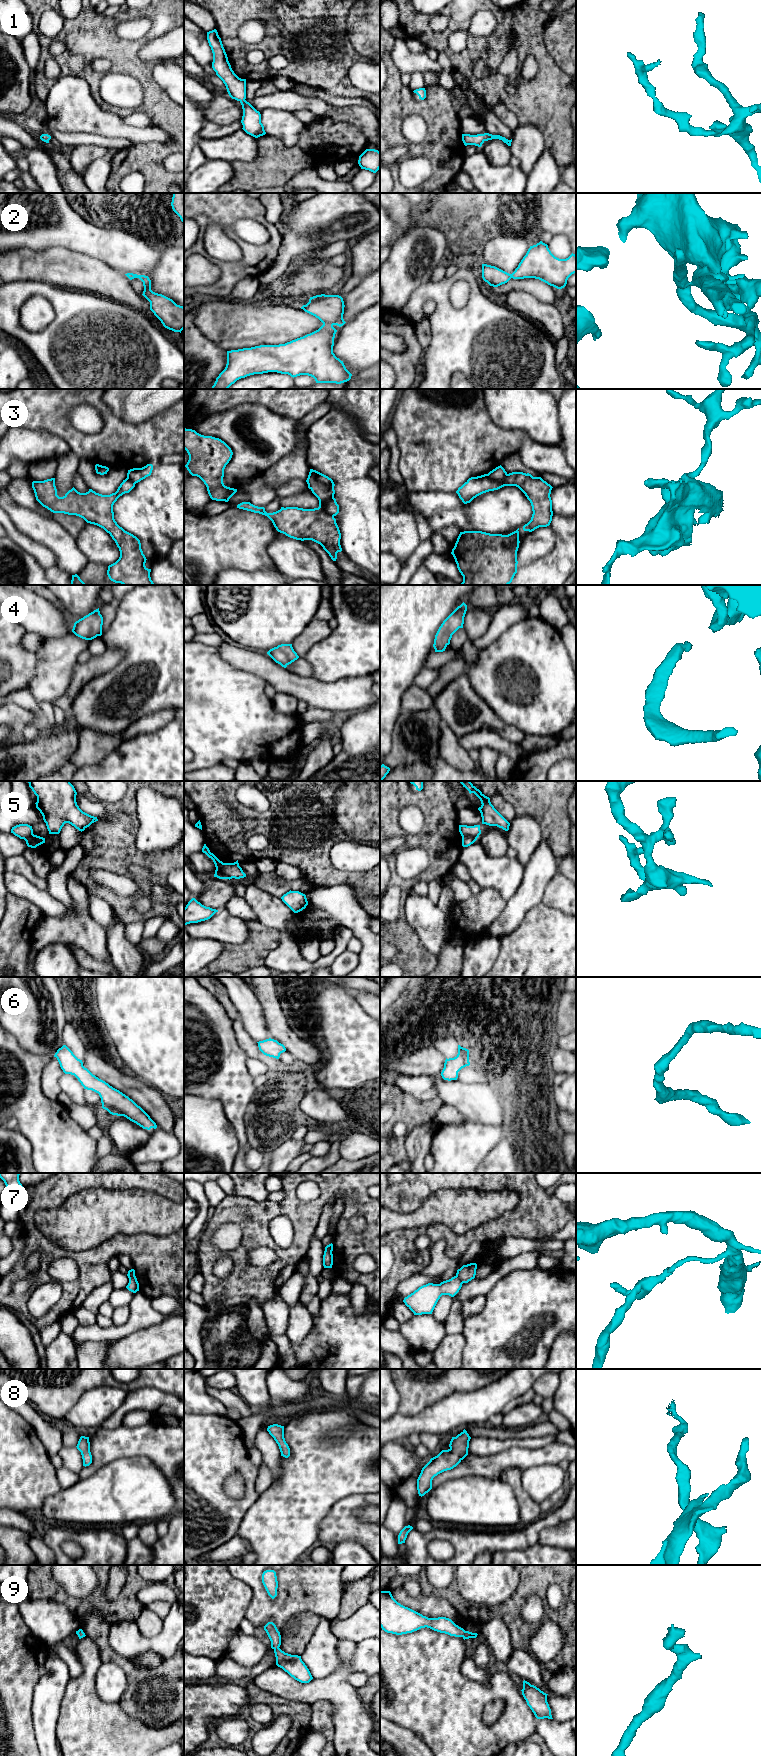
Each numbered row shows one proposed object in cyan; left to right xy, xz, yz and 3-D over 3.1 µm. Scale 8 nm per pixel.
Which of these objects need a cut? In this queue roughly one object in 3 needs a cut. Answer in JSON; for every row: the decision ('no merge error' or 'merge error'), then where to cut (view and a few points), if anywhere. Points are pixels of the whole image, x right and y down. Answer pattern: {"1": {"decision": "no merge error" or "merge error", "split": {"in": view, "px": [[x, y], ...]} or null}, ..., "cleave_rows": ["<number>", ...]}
{"1": {"decision": "no merge error", "split": null}, "2": {"decision": "merge error", "split": {"in": "xz", "px": [[323, 322], [328, 322], [332, 325]]}}, "3": {"decision": "merge error", "split": {"in": "xz", "px": [[333, 496], [326, 505], [326, 511], [332, 516]]}}, "4": {"decision": "no merge error", "split": null}, "5": {"decision": "merge error", "split": {"in": "xz", "px": [[223, 863], [222, 872], [227, 878]]}}, "6": {"decision": "no merge error", "split": null}, "7": {"decision": "merge error", "split": {"in": "yz", "px": [[456, 1274], [463, 1282]]}}, "8": {"decision": "no merge error", "split": null}, "9": {"decision": "no merge error", "split": null}, "cleave_rows": ["2", "3", "5", "7"]}

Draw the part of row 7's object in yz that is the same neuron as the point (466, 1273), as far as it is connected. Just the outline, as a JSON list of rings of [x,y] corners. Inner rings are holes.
[[[476,1263],[463,1265],[460,1269],[457,1270],[456,1275],[463,1283],[468,1283],[469,1281],[475,1278],[476,1269],[477,1269]]]

